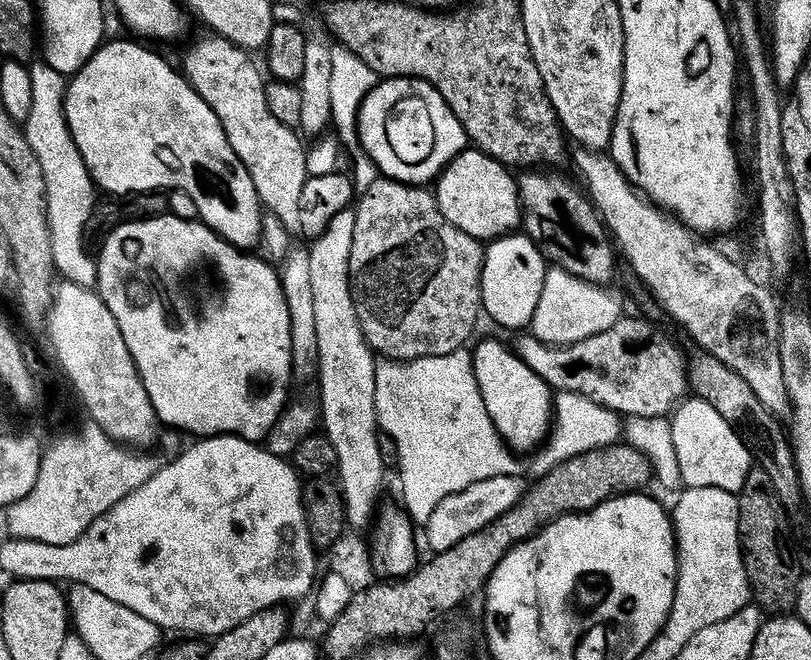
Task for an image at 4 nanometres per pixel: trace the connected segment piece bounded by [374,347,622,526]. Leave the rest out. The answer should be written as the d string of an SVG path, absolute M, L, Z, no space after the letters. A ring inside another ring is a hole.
M467 347L454 350L450 354L420 356L416 360L403 362L384 358L377 363L374 374L376 391L376 418L383 435L392 439L396 447L396 456L400 459L400 496L402 506L417 525L423 526L430 518L434 506L458 490L466 490L470 482L495 476L515 476L527 473L535 478L549 472L566 460L586 450L601 448L617 443L621 439L621 417L606 406L594 402L577 392L556 392L554 396L554 419L546 437L546 443L531 453L528 464L524 460L516 461L513 449L505 444L498 434L490 414L486 414L486 402L478 390L478 382L472 369L472 354Z

